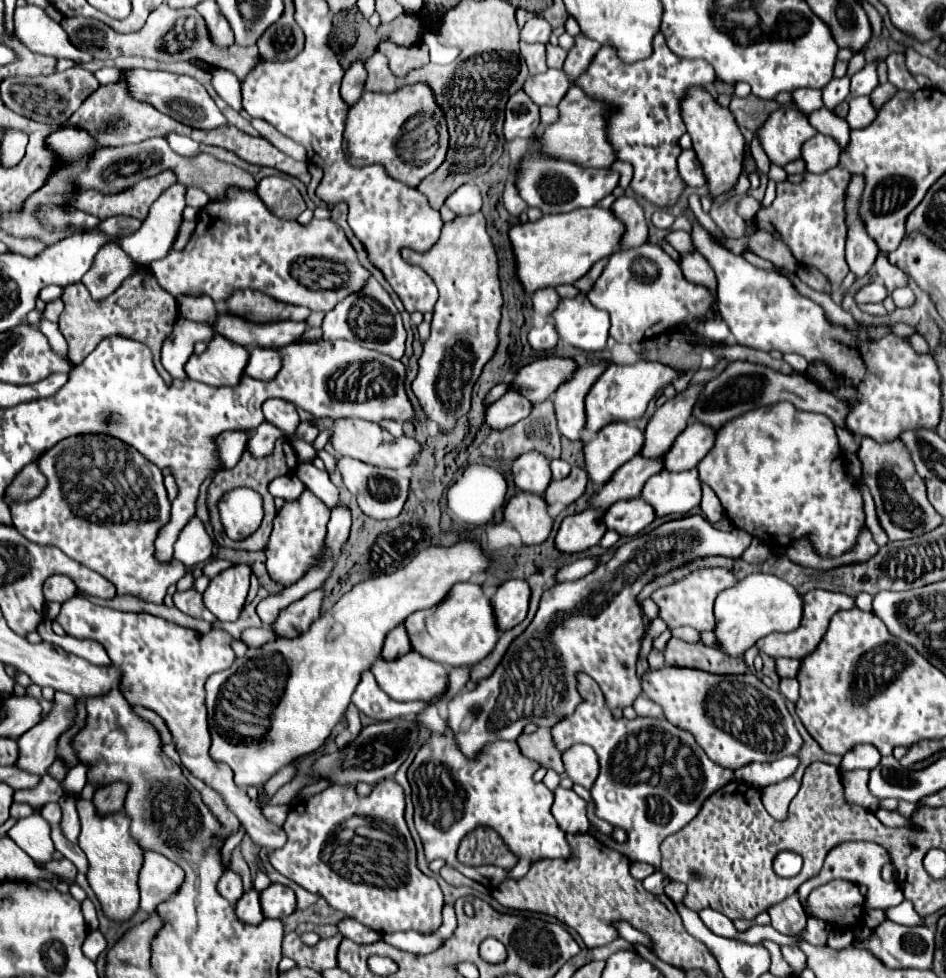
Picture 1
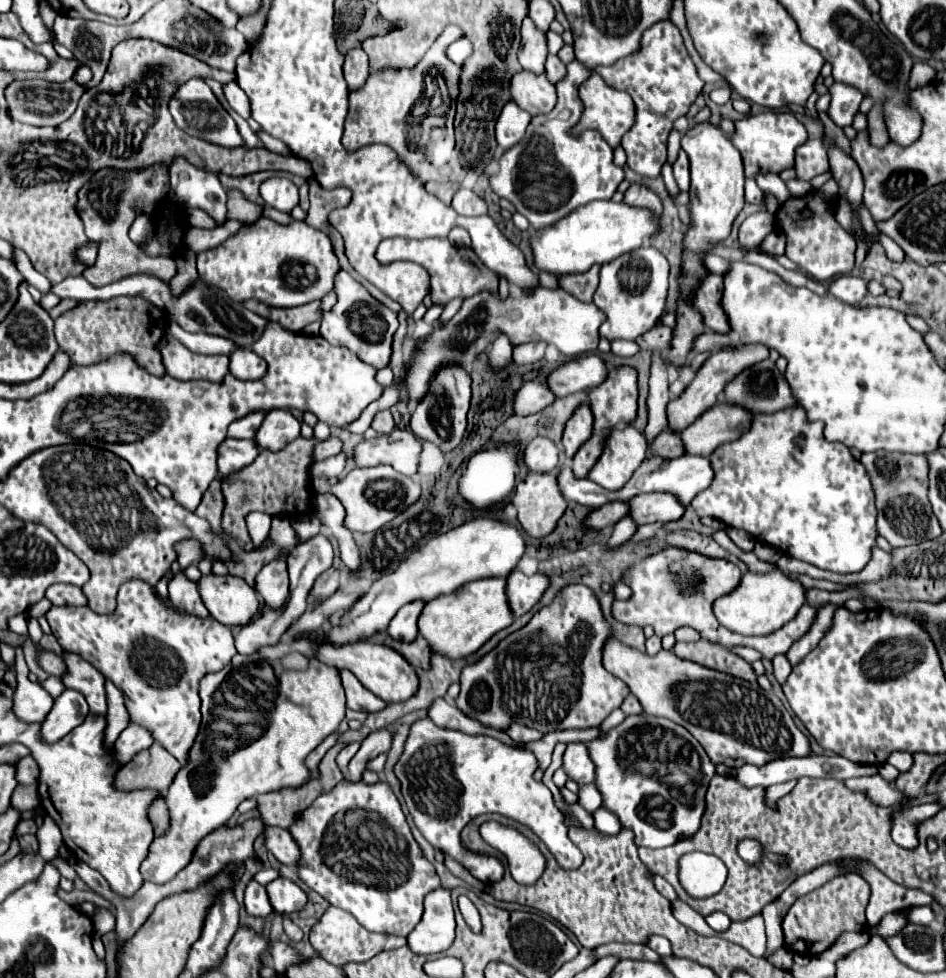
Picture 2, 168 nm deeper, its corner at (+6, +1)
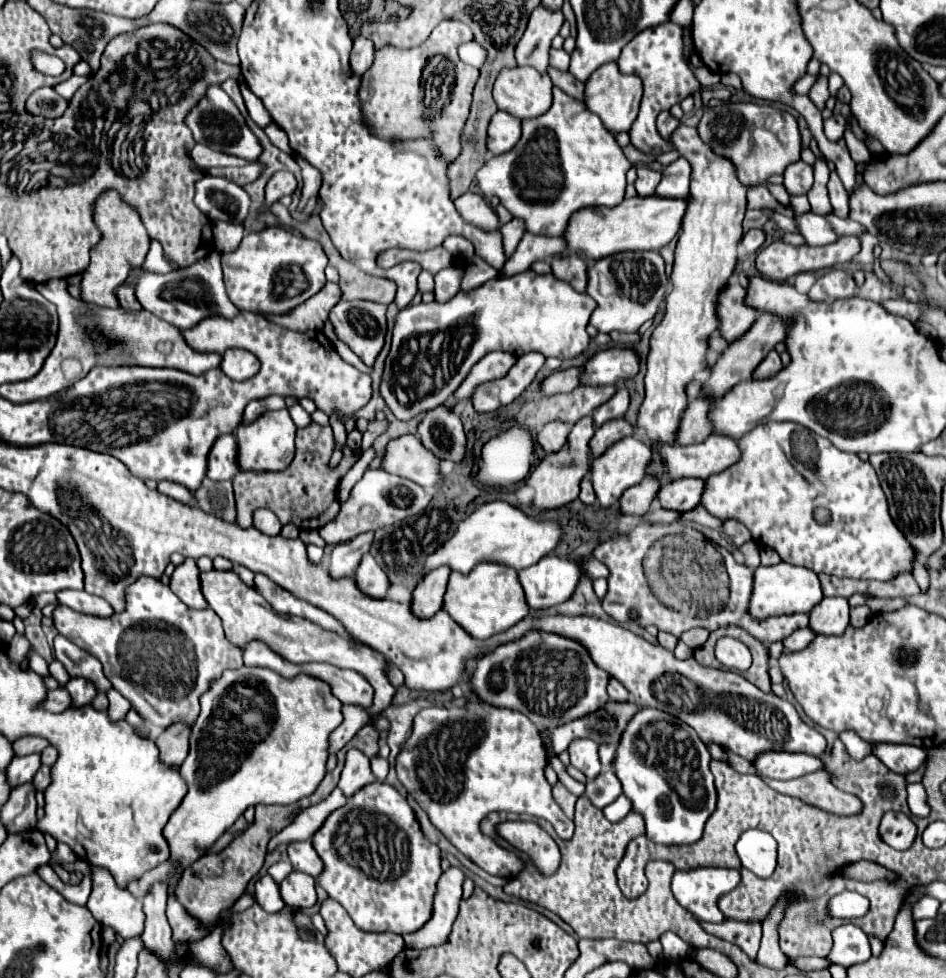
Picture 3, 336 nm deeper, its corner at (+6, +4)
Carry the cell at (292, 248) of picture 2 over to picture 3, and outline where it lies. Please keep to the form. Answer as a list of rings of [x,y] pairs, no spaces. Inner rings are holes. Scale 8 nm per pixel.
[[[264,227],[262,231],[244,235],[236,251],[222,255],[222,271],[230,301],[242,311],[288,313],[296,305],[316,295],[324,283],[328,257],[322,245],[308,237],[294,235],[284,227]]]

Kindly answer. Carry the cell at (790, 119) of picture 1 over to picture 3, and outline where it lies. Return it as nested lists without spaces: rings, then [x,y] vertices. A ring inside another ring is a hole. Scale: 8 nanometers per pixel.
[[[722,103],[718,107],[710,107],[704,111],[704,117],[698,125],[700,137],[708,143],[718,155],[728,157],[736,169],[738,179],[744,185],[768,185],[768,177],[774,173],[784,173],[784,169],[800,159],[800,131],[796,119],[788,111],[780,111],[770,105],[756,105],[756,103]]]

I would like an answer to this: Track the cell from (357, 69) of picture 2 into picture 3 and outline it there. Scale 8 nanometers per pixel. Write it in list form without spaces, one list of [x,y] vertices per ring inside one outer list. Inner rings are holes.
[[[356,37],[354,39],[354,47],[350,53],[350,67],[356,75],[362,75],[374,61],[374,45],[370,39],[366,37]]]

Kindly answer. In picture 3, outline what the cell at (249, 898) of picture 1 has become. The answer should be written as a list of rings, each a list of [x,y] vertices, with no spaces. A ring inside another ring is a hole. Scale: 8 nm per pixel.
[[[264,875],[256,881],[256,903],[262,905],[262,909],[268,913],[278,913],[284,907],[278,883],[270,875]]]

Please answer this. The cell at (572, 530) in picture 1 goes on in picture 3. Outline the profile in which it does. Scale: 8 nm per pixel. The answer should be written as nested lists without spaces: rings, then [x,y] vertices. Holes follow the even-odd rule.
[[[644,477],[642,483],[626,489],[626,493],[620,497],[618,507],[620,513],[624,515],[644,515],[650,509],[650,503],[654,499],[654,495],[658,493],[660,483],[654,481],[654,477]]]

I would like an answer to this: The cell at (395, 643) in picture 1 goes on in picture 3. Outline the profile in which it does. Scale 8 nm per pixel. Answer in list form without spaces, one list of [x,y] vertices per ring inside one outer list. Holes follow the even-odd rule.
[[[440,567],[440,569],[434,569],[432,573],[428,573],[416,585],[416,589],[412,593],[412,603],[410,603],[410,611],[416,617],[430,619],[442,607],[442,595],[446,591],[448,575],[450,575],[450,569]]]

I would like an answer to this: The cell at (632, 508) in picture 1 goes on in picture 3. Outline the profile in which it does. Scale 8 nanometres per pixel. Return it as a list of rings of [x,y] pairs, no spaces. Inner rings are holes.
[[[678,479],[668,485],[662,485],[656,499],[660,501],[662,509],[672,511],[690,511],[700,503],[700,495],[704,489],[702,479]]]

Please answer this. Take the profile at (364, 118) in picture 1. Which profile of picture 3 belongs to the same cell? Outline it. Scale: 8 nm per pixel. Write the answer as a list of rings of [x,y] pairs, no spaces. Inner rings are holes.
[[[442,21],[430,37],[414,49],[384,47],[376,51],[372,67],[362,75],[360,105],[364,125],[384,141],[430,139],[432,147],[450,165],[460,155],[460,131],[470,111],[478,69],[460,61],[458,45],[472,41],[466,23]]]

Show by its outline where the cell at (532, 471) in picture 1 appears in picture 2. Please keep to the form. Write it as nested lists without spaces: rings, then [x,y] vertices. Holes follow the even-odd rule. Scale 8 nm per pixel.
[[[544,436],[534,438],[524,452],[524,464],[532,472],[550,472],[558,466],[558,446]]]

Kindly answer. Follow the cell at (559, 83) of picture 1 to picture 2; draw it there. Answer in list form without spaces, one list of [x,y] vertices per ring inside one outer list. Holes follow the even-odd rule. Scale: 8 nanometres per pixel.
[[[518,72],[510,78],[512,102],[516,102],[530,116],[548,114],[556,104],[556,88],[550,84],[546,74]]]

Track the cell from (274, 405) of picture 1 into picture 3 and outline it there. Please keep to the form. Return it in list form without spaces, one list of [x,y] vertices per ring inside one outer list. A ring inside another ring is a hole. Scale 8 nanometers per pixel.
[[[288,409],[266,411],[256,421],[248,425],[240,425],[236,429],[238,439],[238,463],[240,469],[246,471],[282,471],[290,465],[294,457],[294,433],[296,425],[288,413]]]

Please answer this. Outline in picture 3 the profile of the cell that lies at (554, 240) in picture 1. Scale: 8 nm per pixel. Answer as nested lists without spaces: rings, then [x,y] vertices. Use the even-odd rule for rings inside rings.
[[[632,197],[616,205],[614,209],[580,209],[566,225],[564,241],[568,251],[586,253],[590,261],[620,253],[620,251],[658,251],[668,245],[680,231],[680,223],[686,211],[684,199],[668,197]]]

